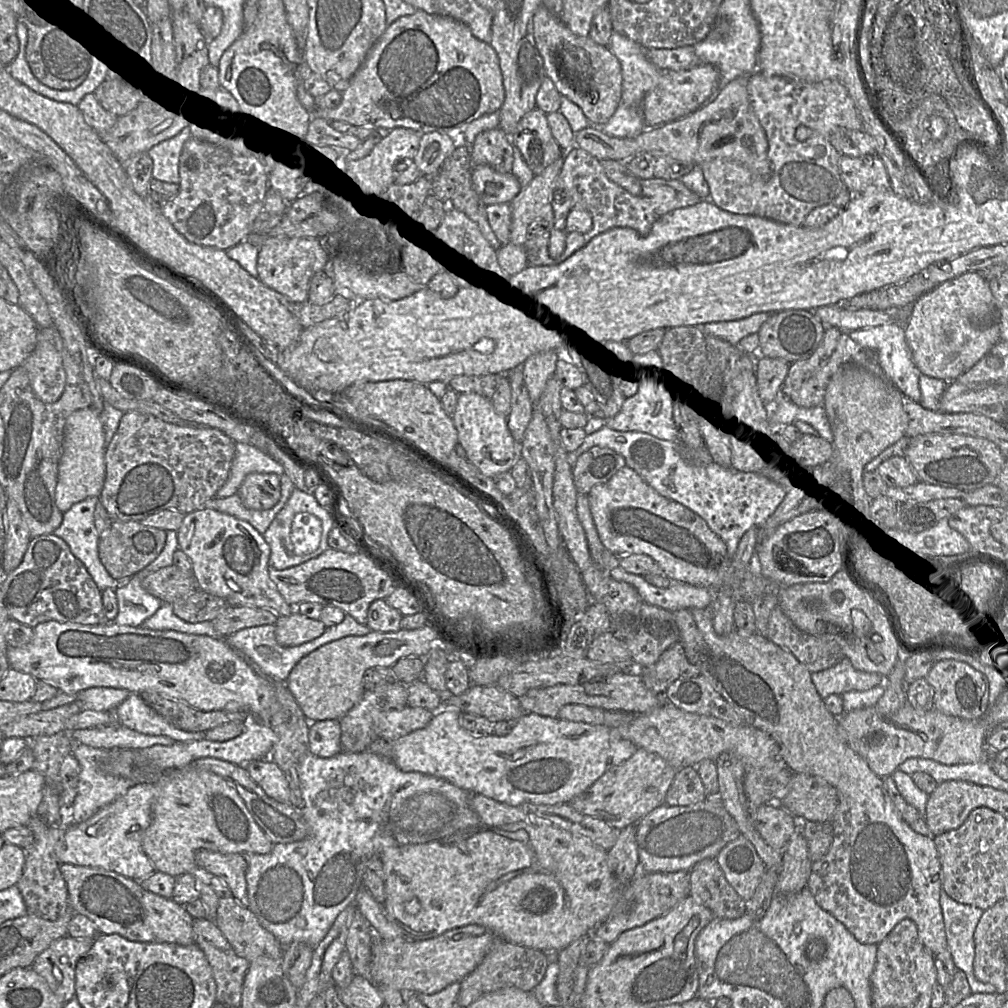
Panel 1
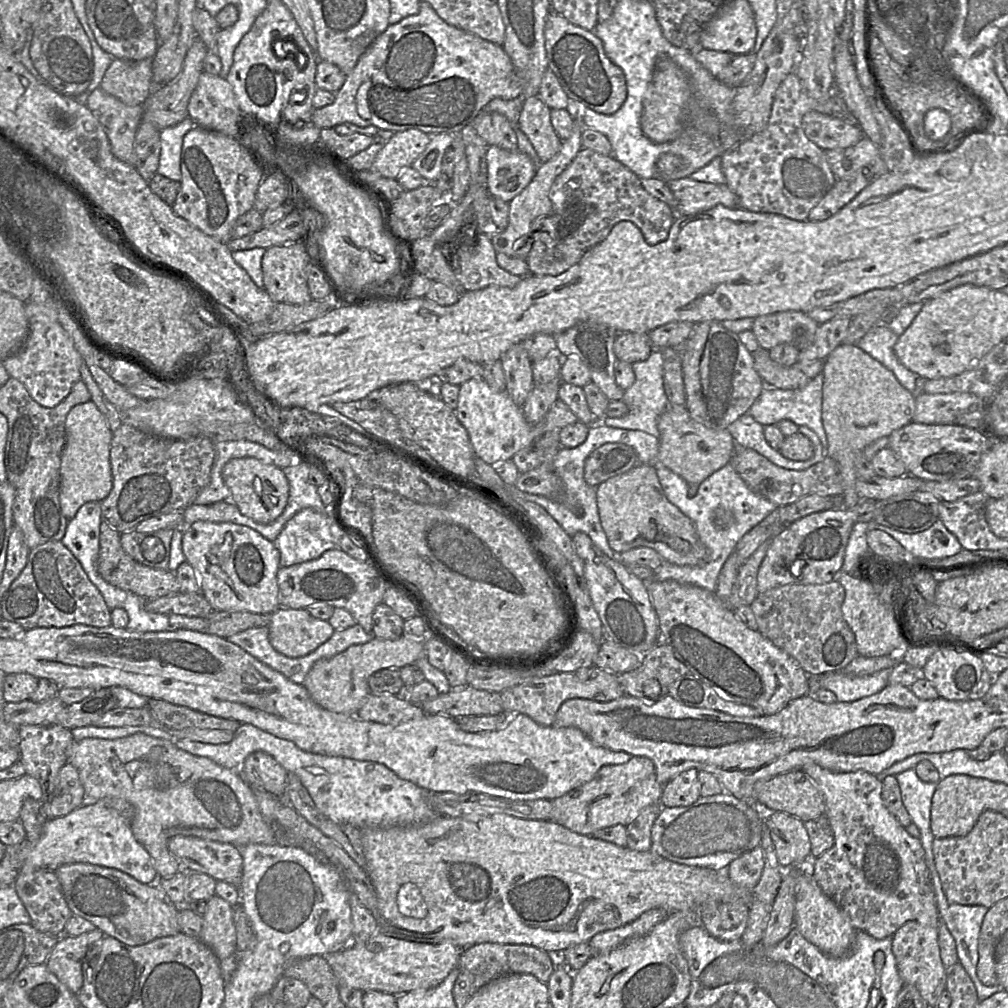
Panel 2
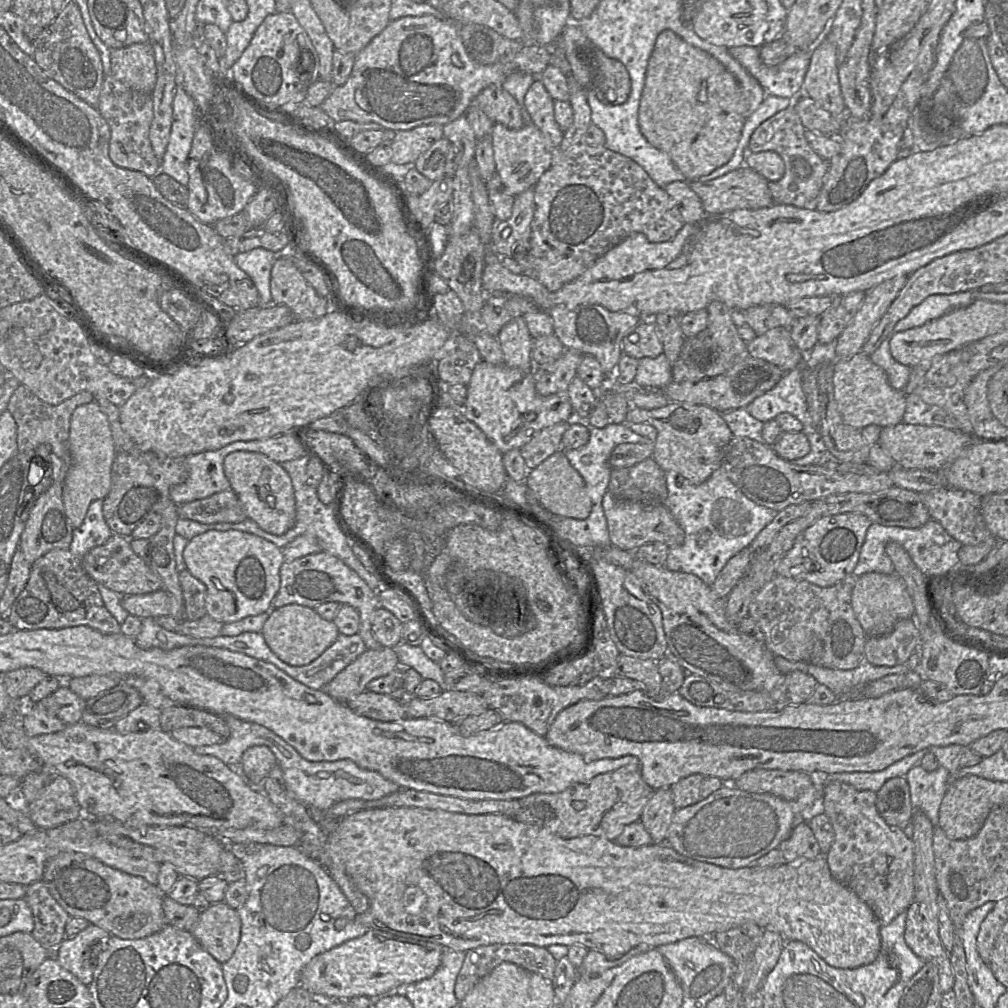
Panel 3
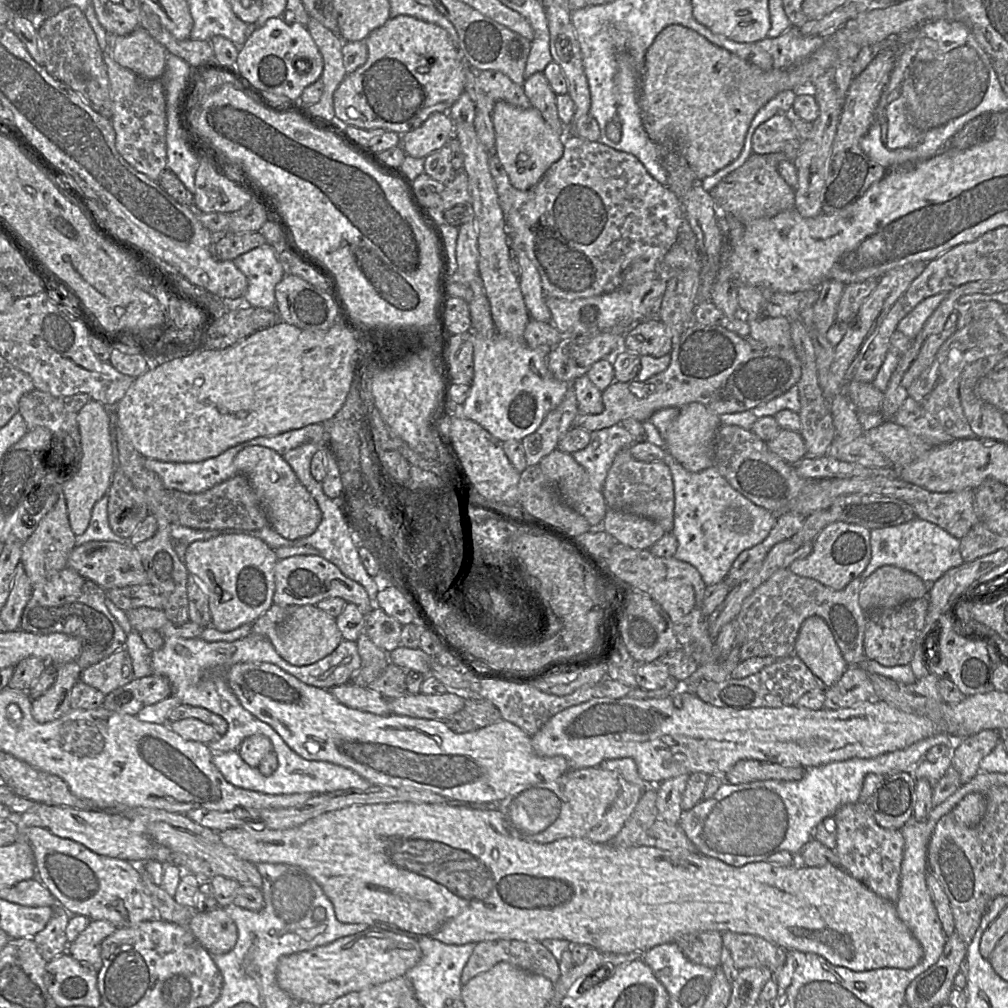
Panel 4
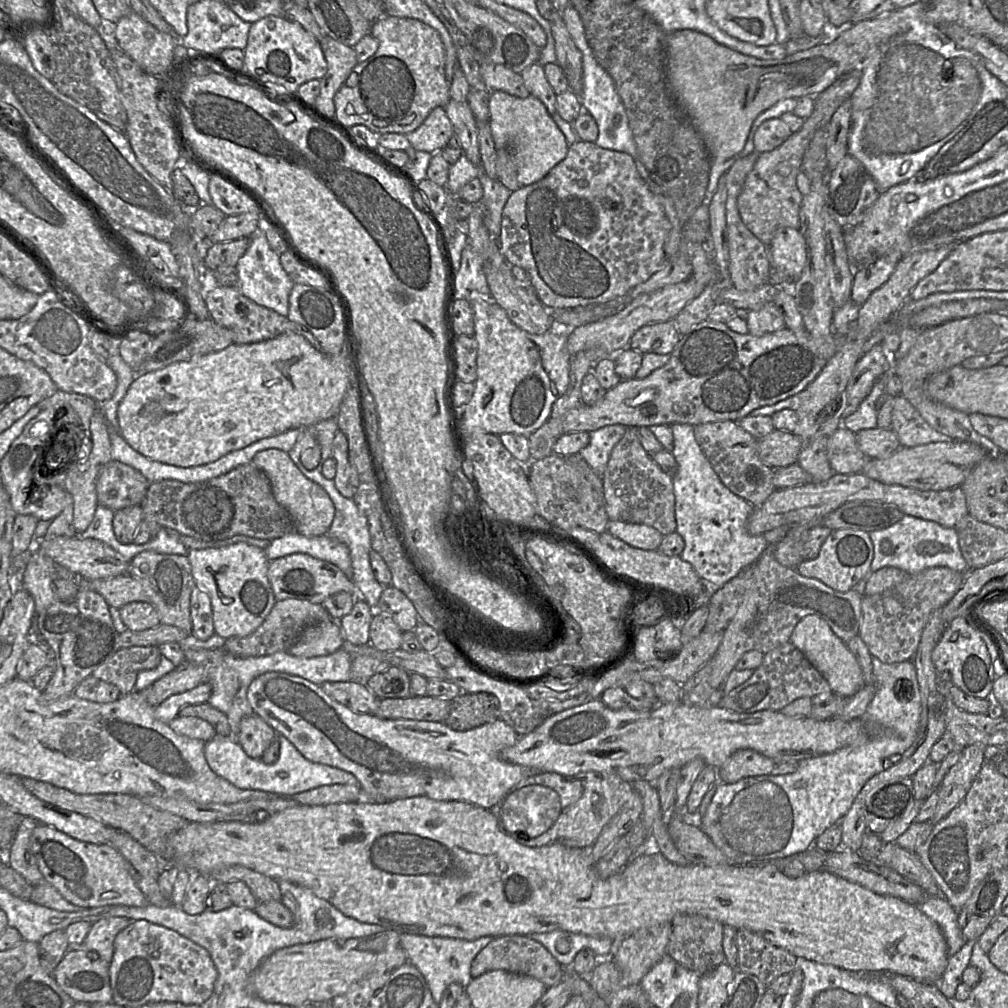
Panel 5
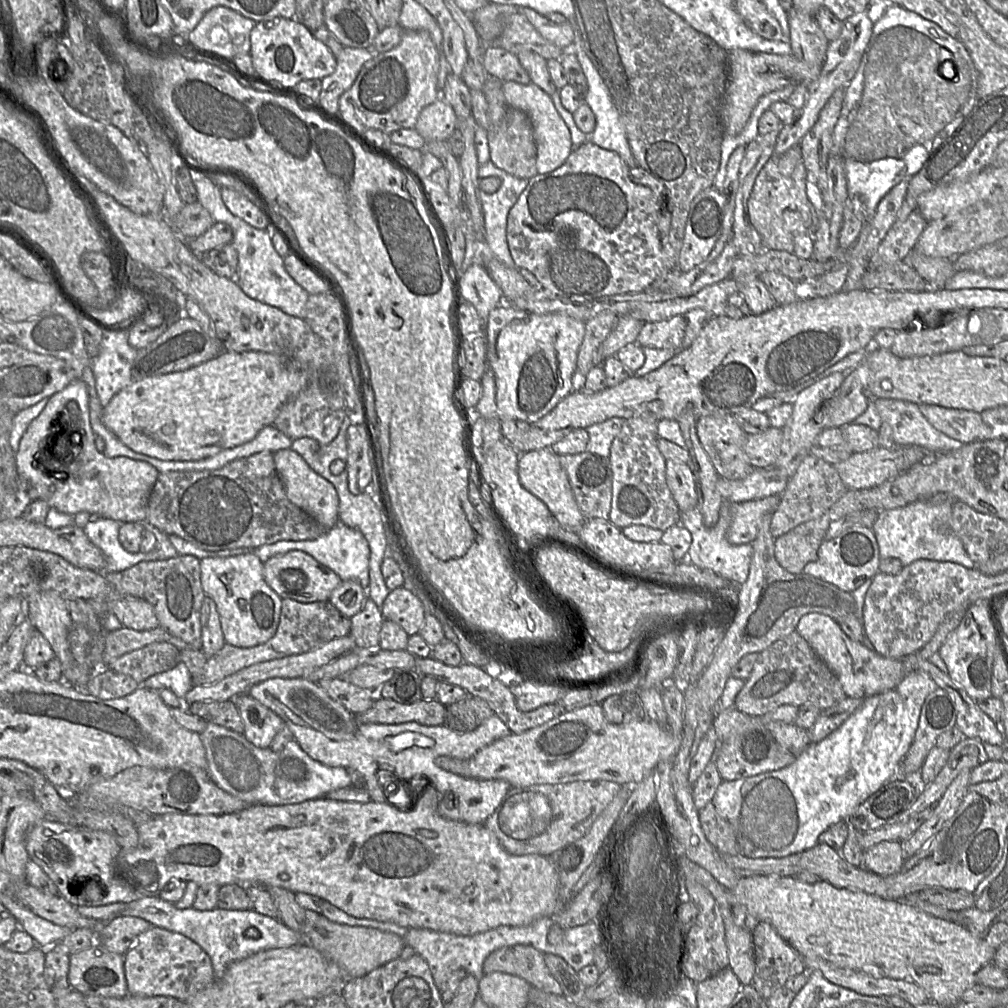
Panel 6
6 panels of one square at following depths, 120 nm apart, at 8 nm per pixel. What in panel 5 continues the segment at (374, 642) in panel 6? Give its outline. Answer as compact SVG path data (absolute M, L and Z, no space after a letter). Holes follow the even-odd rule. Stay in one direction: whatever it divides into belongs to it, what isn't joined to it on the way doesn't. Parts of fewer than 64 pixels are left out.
M358 597L351 611L338 621L344 640L354 645L369 643L369 627L373 615L374 609L365 600Z

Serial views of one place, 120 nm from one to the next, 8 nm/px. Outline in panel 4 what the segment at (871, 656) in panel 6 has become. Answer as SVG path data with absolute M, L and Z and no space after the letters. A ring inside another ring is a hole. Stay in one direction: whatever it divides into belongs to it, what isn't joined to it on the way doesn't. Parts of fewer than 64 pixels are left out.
M810 616L802 623L794 651L827 688L838 682L849 666L829 627L819 616Z

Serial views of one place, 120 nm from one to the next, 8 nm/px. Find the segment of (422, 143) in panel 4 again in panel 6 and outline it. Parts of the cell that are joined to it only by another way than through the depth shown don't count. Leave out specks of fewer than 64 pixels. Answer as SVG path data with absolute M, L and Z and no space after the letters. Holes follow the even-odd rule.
M441 96L420 112L414 129L426 142L447 140L458 127L457 116Z

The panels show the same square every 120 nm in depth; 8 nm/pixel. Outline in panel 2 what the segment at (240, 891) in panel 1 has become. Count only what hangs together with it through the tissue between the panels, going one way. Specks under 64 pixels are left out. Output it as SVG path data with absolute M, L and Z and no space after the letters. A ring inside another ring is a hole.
M181 835L170 838L167 845L179 862L181 871L203 873L239 888L243 871L239 847Z

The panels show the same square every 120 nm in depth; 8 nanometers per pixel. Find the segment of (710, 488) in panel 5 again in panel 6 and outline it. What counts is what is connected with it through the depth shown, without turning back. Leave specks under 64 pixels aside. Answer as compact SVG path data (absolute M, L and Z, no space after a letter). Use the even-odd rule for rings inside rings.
M723 500L719 510L718 521L712 528L704 525L702 514L697 507L680 512L680 524L690 531L692 542L685 560L677 562L689 561L698 568L712 570L740 587L746 582L749 575L753 547L751 543L733 545L728 542L726 533L731 523L731 507L731 502Z

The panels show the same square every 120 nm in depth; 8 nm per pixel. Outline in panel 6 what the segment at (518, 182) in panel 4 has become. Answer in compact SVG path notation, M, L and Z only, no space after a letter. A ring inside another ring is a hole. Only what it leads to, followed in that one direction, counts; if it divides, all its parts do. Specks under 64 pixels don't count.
M513 81L504 82L502 90L507 104L525 112L531 121L537 148L537 173L549 173L560 167L572 152L572 142L570 131L556 110L552 97L531 82L526 85Z

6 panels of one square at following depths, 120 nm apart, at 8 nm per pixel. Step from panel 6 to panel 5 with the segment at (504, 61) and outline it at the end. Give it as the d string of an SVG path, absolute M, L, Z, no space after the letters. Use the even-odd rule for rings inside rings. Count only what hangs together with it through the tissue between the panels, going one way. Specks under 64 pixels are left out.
M482 64L481 75L488 91L503 91L519 98L531 95L522 75L504 65Z

